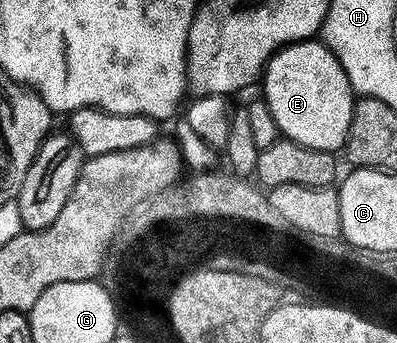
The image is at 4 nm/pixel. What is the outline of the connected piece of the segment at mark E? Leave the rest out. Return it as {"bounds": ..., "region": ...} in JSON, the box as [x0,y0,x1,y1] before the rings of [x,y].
{"bounds":[261,39,357,152],"region":[[[318,39],[300,40],[298,44],[288,44],[279,49],[270,60],[261,77],[263,84],[262,99],[266,100],[280,133],[288,140],[296,140],[310,148],[320,148],[326,152],[342,149],[347,140],[349,122],[353,106],[357,99],[351,91],[351,83],[337,58],[329,51],[326,44]]]}

